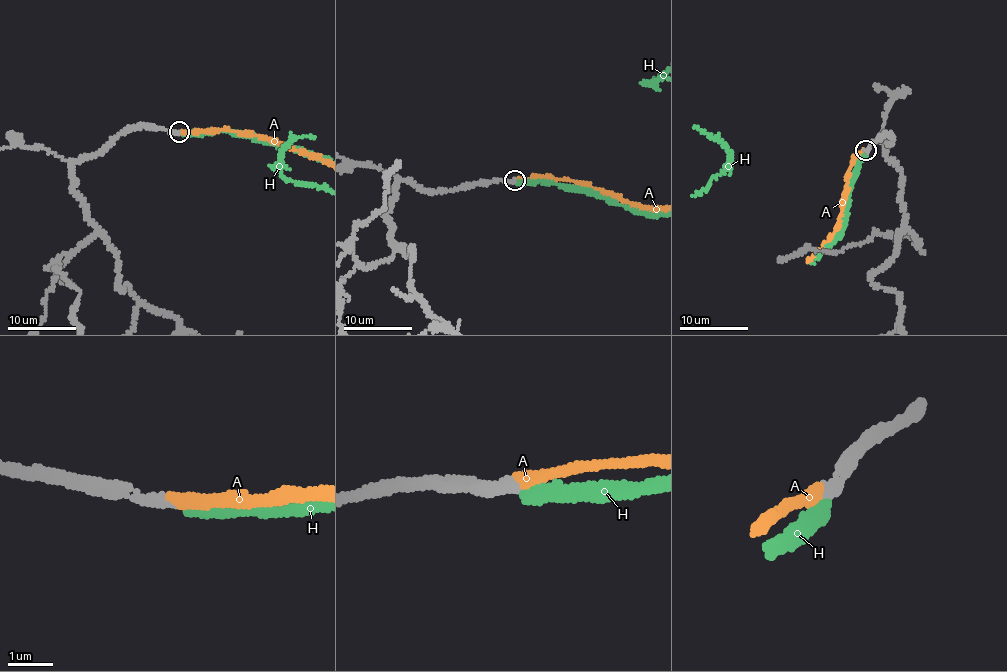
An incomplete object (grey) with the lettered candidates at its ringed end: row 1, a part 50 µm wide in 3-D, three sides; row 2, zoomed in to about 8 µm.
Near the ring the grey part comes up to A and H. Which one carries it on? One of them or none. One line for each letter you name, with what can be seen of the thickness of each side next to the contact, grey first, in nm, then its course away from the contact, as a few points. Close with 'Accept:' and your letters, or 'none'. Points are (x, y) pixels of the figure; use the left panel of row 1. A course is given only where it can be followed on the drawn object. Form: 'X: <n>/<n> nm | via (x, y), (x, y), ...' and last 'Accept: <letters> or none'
A: 280/280 nm
Accept: A

